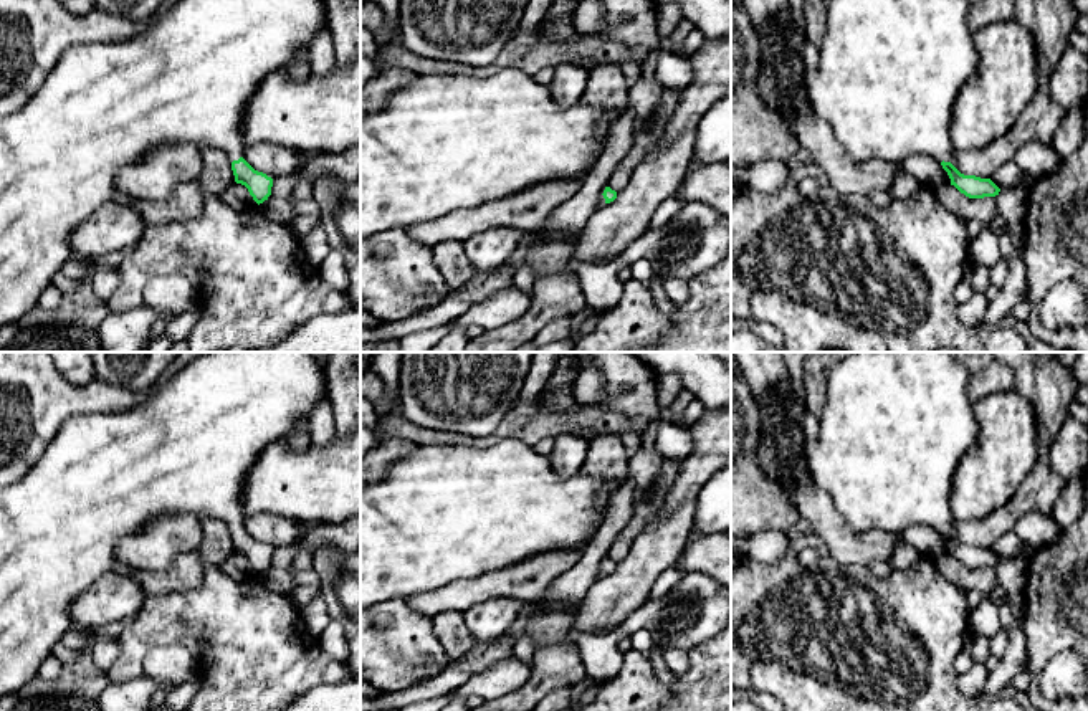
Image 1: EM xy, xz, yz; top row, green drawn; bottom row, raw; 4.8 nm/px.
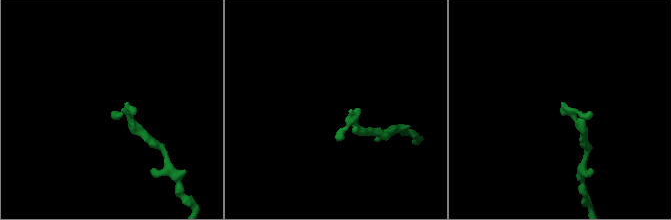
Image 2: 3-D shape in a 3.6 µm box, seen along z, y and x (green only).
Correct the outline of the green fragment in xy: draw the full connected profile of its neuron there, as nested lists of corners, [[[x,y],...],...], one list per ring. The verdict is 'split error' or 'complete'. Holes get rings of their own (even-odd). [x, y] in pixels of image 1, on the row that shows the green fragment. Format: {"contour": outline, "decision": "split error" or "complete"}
{"contour": [[[180,0],[150,23],[147,31],[122,41],[73,45],[64,50],[60,61],[30,101],[13,116],[0,117],[0,327],[5,324],[18,324],[25,314],[38,306],[43,289],[51,286],[51,278],[61,271],[69,256],[74,255],[69,246],[71,231],[94,215],[104,203],[112,202],[112,197],[117,193],[116,177],[119,170],[126,165],[137,164],[157,146],[192,142],[200,150],[208,147],[220,149],[231,160],[235,182],[245,185],[258,205],[268,200],[273,179],[255,170],[243,159],[241,117],[246,103],[268,74],[286,71],[298,53],[309,53],[313,40],[327,23],[327,0]]], "decision": "split error"}

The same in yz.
{"contour": [[[830,0],[825,35],[818,46],[817,73],[805,78],[809,101],[837,141],[858,162],[901,162],[909,155],[934,155],[961,193],[969,198],[999,195],[990,179],[961,174],[951,162],[952,107],[964,83],[979,66],[979,53],[969,31],[969,0]]], "decision": "split error"}

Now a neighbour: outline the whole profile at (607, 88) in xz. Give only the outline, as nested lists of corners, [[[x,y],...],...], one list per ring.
[[[600,63],[589,71],[582,103],[613,116],[628,106],[628,84],[618,63]]]

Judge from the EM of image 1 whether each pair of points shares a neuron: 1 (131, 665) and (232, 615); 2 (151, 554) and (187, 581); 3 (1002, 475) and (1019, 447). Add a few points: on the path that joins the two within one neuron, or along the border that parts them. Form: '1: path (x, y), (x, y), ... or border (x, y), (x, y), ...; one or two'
1: path (149, 637), (157, 629), (187, 629), (204, 620); one
2: border (195, 549), (182, 553), (166, 569), (136, 569); two
3: path (1002, 468), (1002, 463), (1012, 453); one

